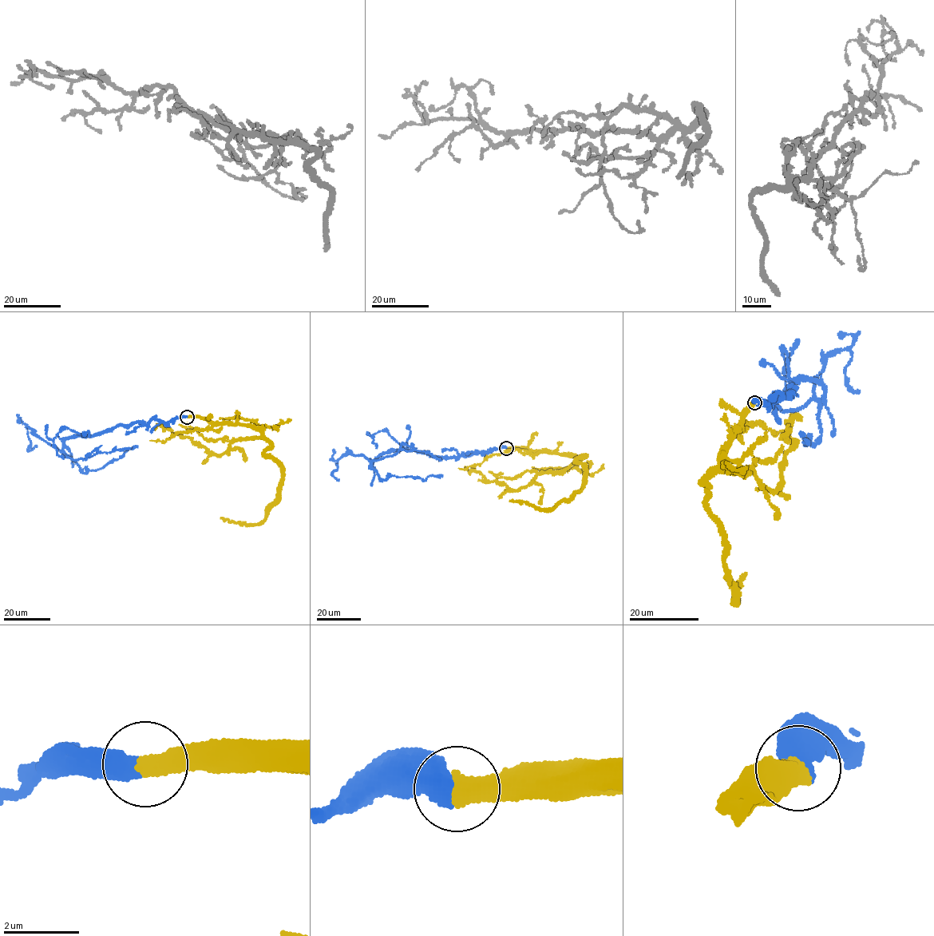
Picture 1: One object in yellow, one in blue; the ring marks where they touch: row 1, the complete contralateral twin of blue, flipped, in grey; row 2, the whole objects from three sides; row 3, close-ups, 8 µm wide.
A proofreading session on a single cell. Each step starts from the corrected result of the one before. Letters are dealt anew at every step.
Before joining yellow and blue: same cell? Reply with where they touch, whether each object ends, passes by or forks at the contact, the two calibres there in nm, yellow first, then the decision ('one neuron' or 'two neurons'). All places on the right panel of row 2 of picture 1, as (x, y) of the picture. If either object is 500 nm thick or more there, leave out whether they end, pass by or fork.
place (754, 402); calibres 550 and 650 nm; one neuron

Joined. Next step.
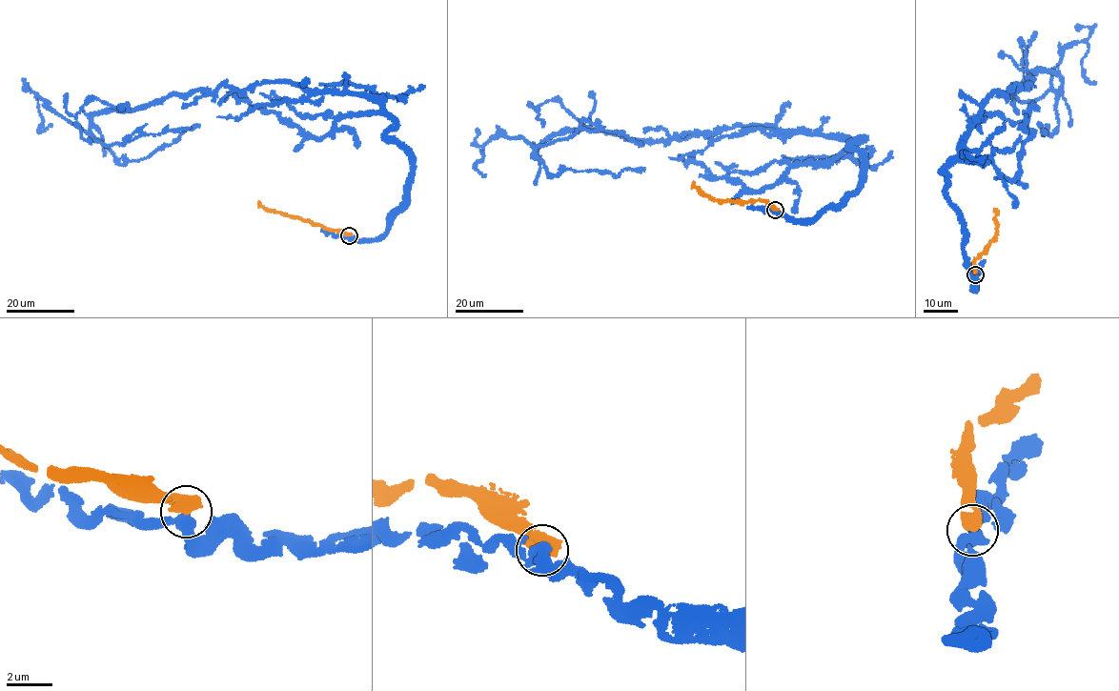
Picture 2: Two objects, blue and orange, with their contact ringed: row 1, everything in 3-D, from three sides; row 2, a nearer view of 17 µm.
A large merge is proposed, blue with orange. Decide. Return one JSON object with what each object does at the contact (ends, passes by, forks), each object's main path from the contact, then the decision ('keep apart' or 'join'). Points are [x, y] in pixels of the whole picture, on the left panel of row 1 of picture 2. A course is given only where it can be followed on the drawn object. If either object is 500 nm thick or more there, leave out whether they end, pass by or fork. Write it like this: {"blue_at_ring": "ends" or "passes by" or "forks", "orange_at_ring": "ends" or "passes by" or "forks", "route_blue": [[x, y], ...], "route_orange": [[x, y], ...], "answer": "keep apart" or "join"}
{"route_blue": [[349, 235], [376, 241], [408, 201], [412, 155], [379, 103], [225, 82], [90, 130], [122, 165], [200, 125]], "route_orange": [[349, 235], [270, 212], [257, 202]], "answer": "keep apart"}

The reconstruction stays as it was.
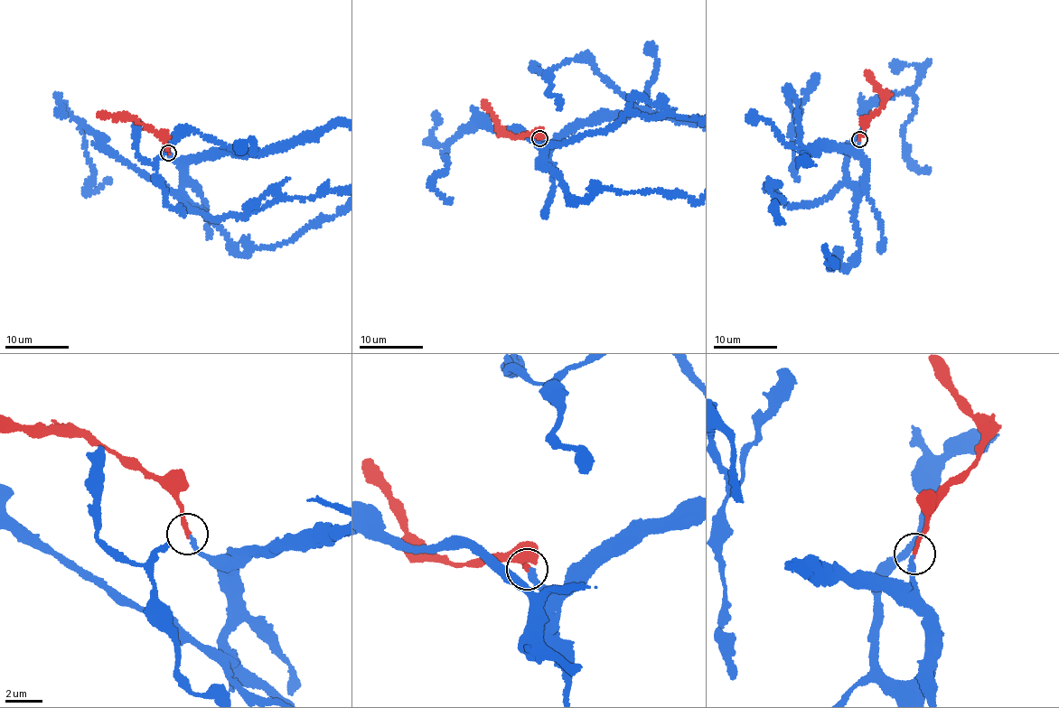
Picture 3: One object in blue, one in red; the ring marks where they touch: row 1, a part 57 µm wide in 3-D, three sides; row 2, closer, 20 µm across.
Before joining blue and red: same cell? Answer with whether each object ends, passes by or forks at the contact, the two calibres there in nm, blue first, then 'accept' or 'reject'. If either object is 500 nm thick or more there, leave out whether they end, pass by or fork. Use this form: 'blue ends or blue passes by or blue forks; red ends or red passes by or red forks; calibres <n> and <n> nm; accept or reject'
blue ends; red ends; calibres 240 and 200 nm; accept

